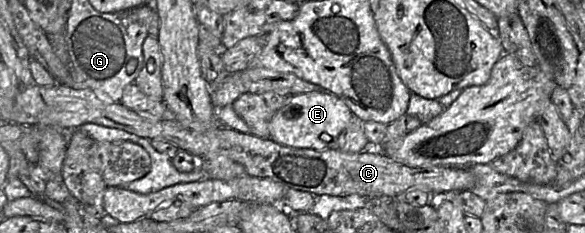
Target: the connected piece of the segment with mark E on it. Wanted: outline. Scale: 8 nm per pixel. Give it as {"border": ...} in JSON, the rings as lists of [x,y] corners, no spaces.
{"border":[[[312,91],[294,94],[272,117],[269,133],[272,141],[294,148],[336,149],[336,139],[348,126],[353,114],[343,100],[332,93]]]}

